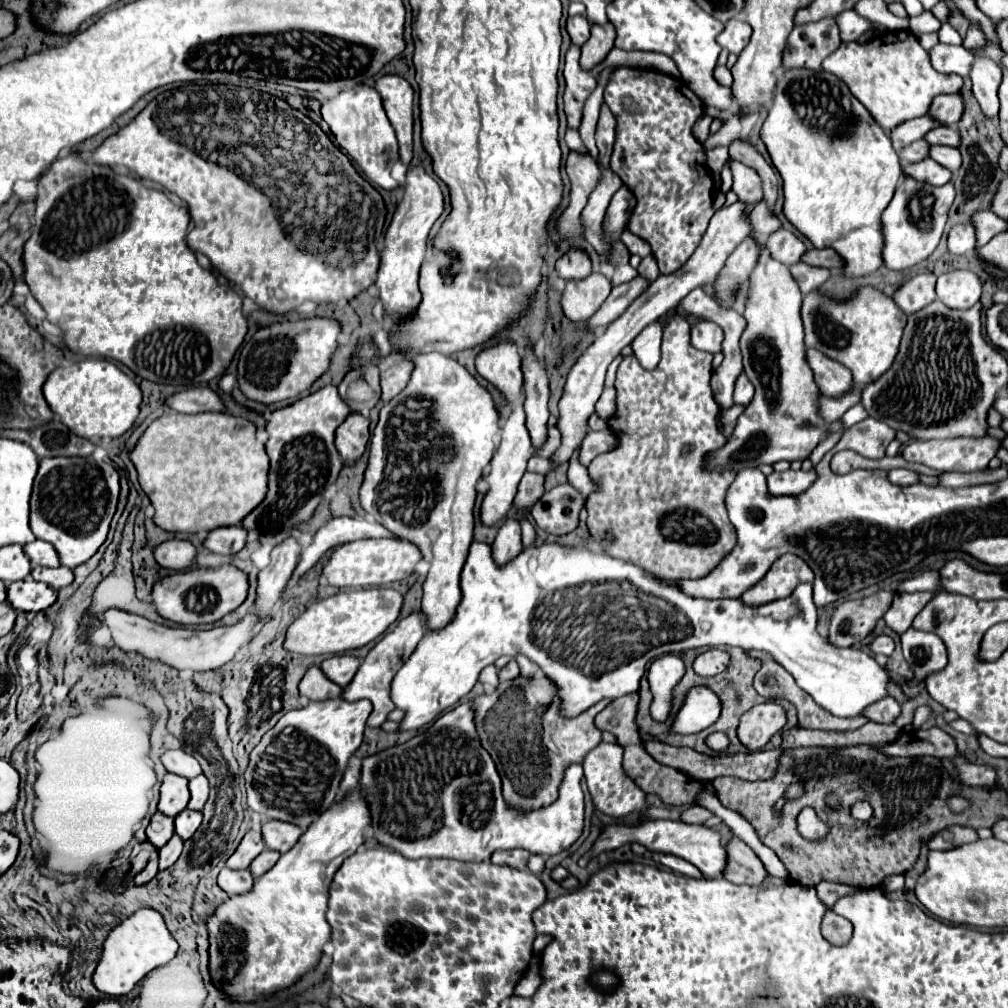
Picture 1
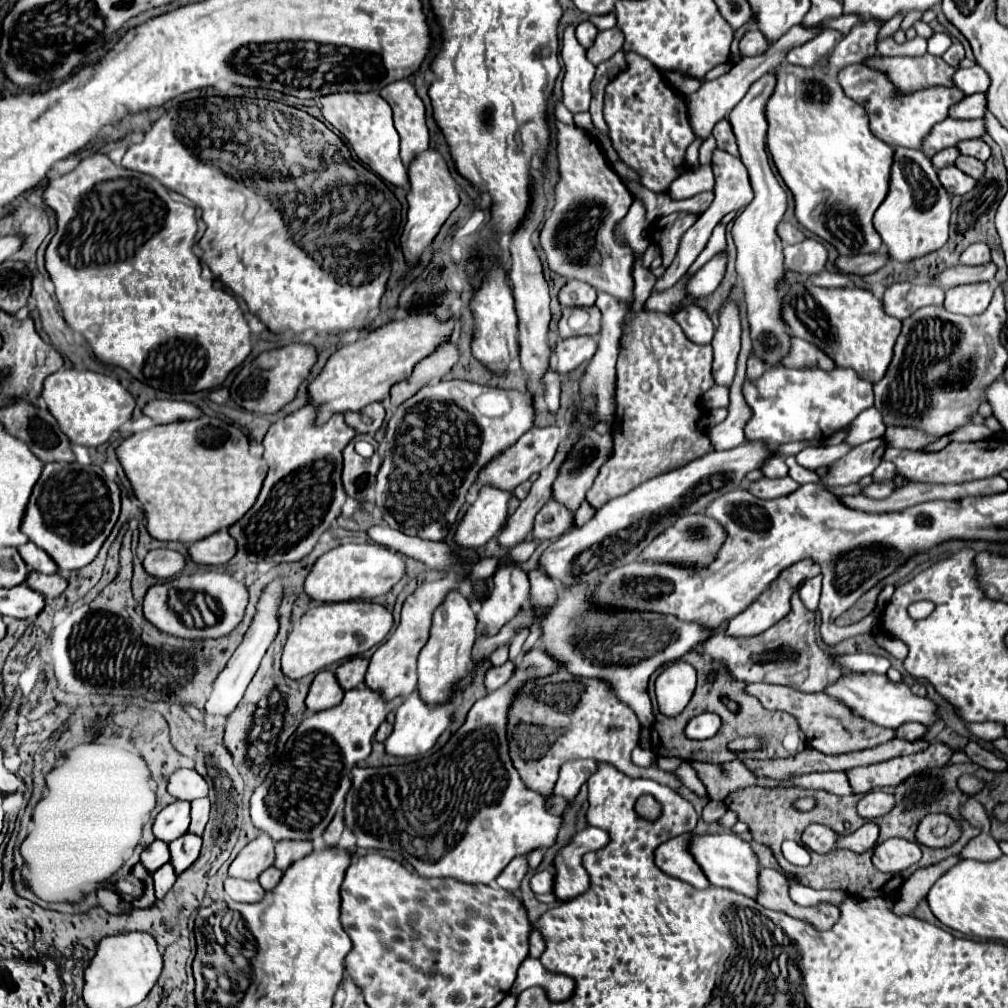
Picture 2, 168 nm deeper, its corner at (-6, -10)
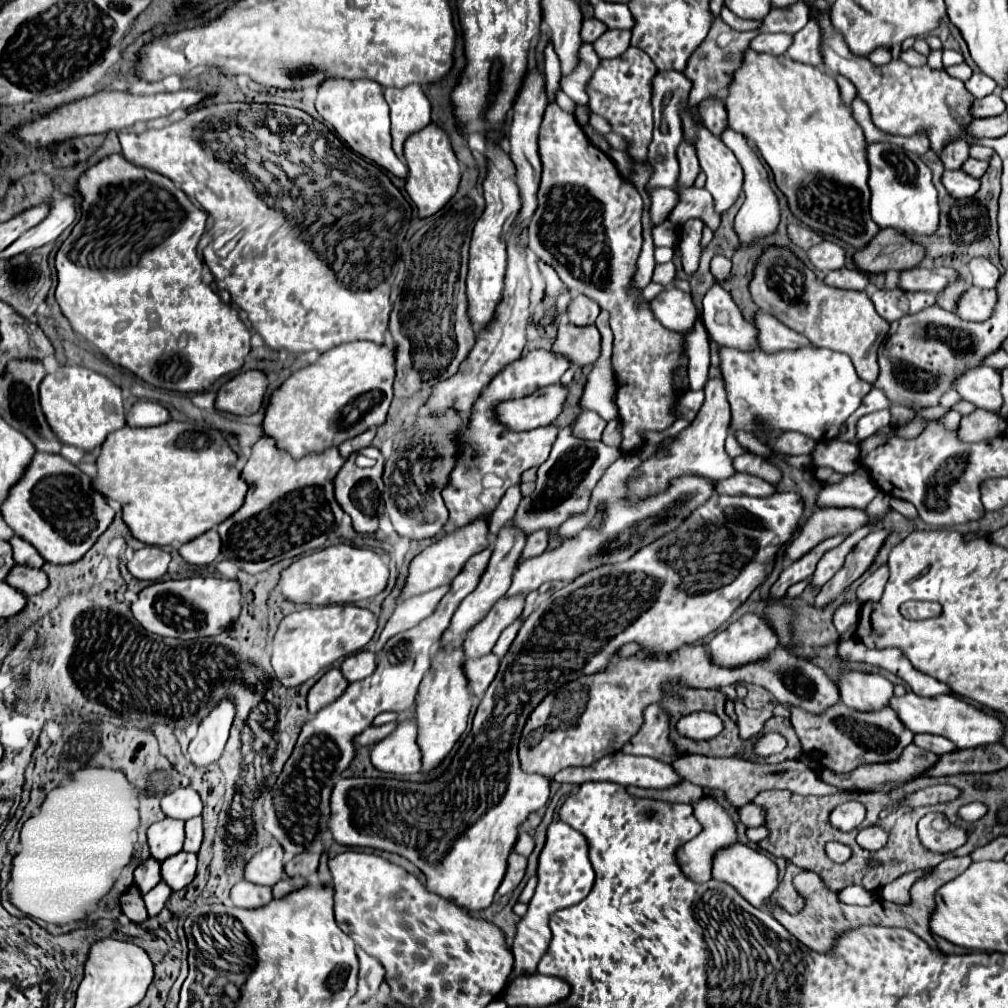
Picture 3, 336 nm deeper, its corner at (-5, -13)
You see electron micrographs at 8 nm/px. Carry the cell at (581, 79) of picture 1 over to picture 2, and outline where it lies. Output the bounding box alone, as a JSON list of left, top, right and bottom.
[562,27,596,113]

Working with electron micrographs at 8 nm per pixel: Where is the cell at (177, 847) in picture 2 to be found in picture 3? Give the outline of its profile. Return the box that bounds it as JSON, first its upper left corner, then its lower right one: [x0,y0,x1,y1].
[161,852,197,890]

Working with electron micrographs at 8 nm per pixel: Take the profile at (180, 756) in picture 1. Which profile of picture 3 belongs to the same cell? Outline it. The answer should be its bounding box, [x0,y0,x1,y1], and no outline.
[161,788,203,820]

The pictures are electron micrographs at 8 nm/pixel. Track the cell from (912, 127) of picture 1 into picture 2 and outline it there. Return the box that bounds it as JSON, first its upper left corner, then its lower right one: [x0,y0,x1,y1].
[920,119,986,155]

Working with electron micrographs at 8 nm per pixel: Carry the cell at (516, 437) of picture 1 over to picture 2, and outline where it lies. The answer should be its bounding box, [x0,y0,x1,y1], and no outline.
[456,487,512,547]

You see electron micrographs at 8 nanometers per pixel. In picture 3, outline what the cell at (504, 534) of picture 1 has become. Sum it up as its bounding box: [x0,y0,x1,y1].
[463,596,525,658]

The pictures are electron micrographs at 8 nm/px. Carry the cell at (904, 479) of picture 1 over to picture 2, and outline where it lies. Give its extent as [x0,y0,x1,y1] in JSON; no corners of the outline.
[864,483,894,499]

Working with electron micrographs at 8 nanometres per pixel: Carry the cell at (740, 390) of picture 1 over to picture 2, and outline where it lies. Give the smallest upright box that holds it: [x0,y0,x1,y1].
[746,355,764,379]

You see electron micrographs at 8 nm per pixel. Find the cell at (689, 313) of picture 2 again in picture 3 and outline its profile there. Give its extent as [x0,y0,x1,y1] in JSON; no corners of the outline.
[647,284,699,332]

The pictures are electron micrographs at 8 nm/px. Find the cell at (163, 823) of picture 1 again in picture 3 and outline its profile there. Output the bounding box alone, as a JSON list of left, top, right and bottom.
[135,858,161,894]

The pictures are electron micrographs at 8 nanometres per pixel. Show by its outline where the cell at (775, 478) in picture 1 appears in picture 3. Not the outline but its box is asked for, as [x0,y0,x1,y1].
[715,472,775,496]

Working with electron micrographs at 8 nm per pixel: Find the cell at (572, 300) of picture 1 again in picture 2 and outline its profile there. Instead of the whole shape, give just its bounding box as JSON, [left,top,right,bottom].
[558,307,600,339]

